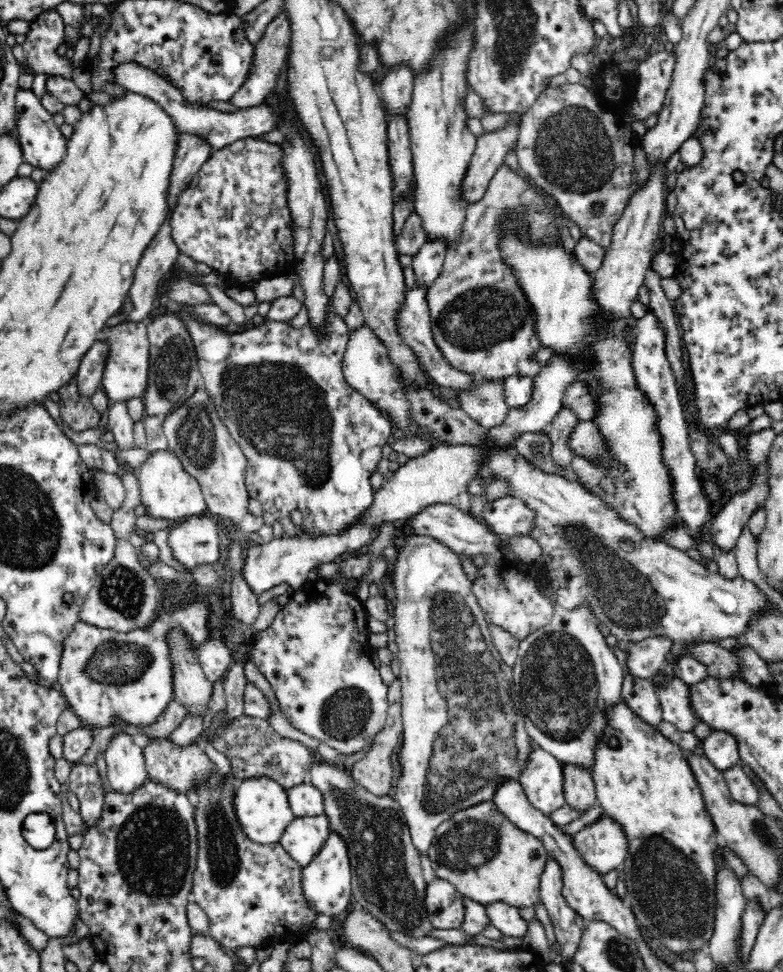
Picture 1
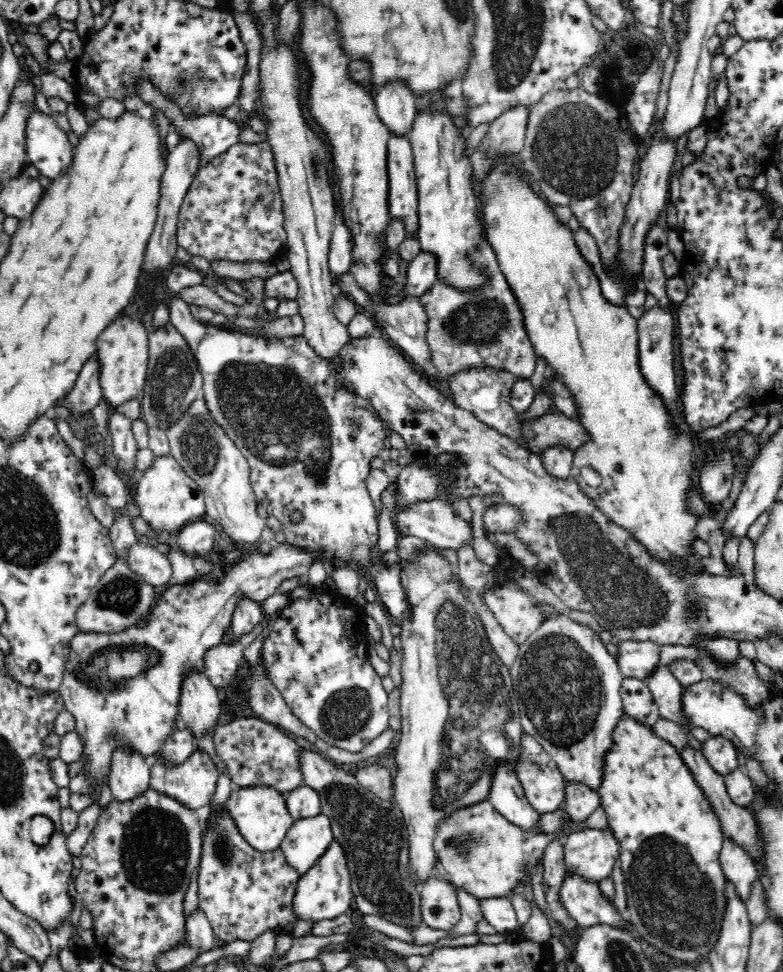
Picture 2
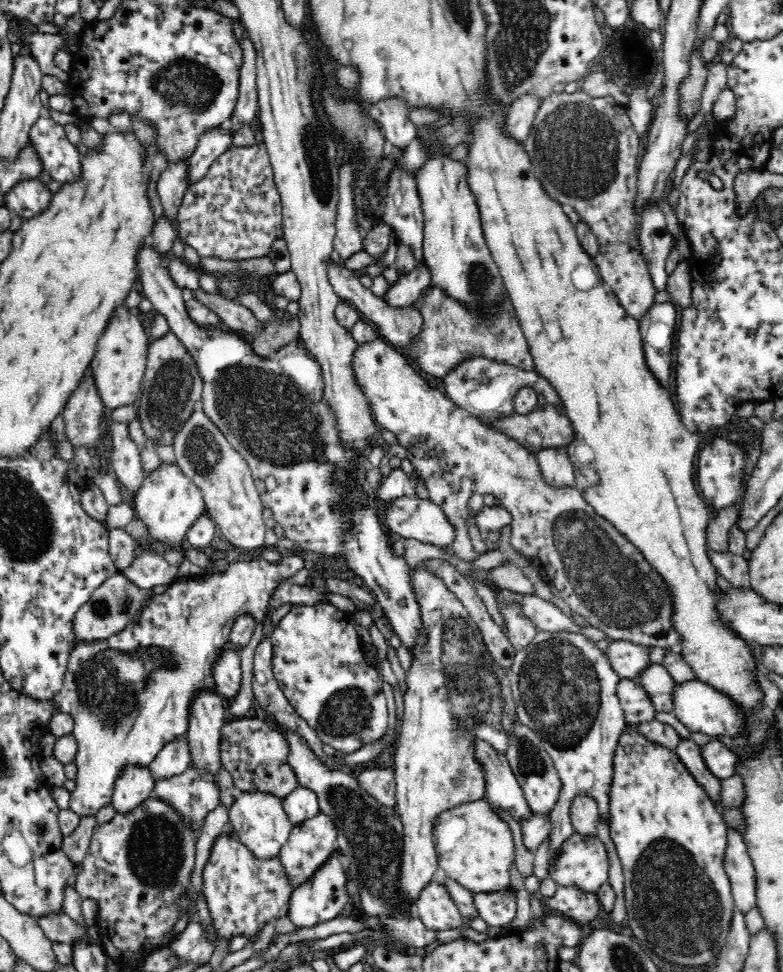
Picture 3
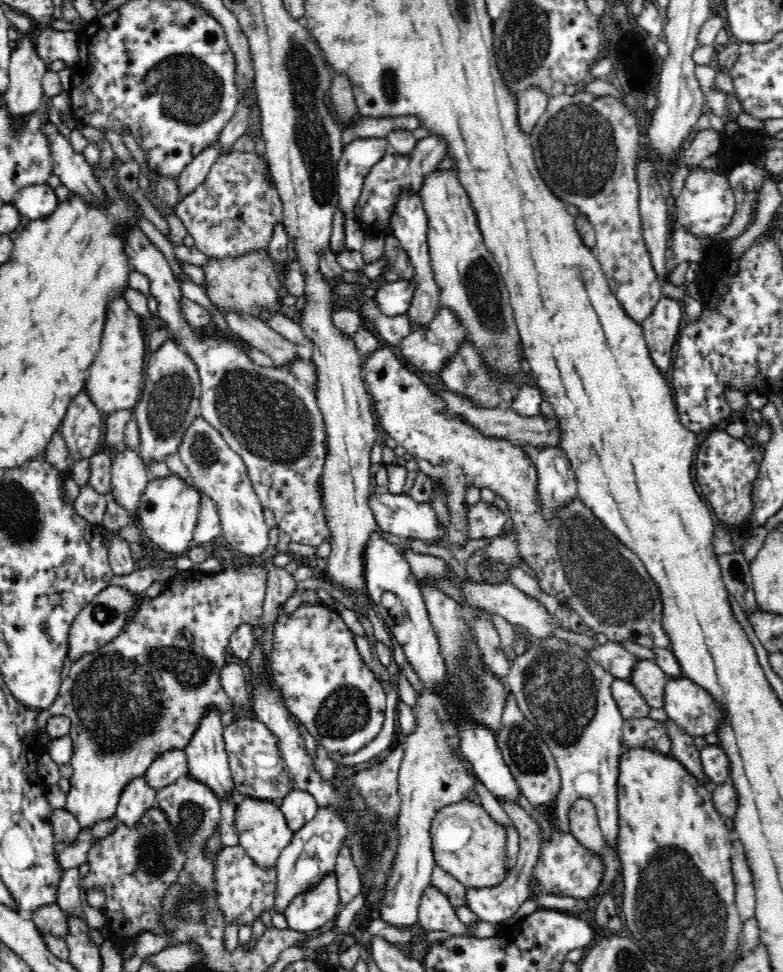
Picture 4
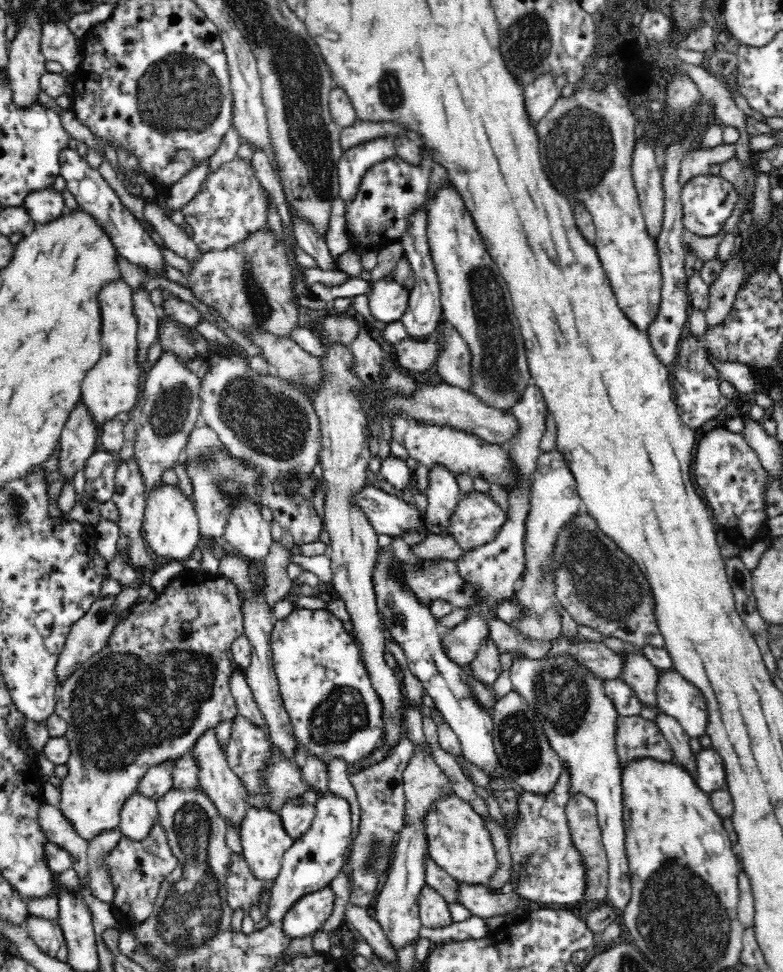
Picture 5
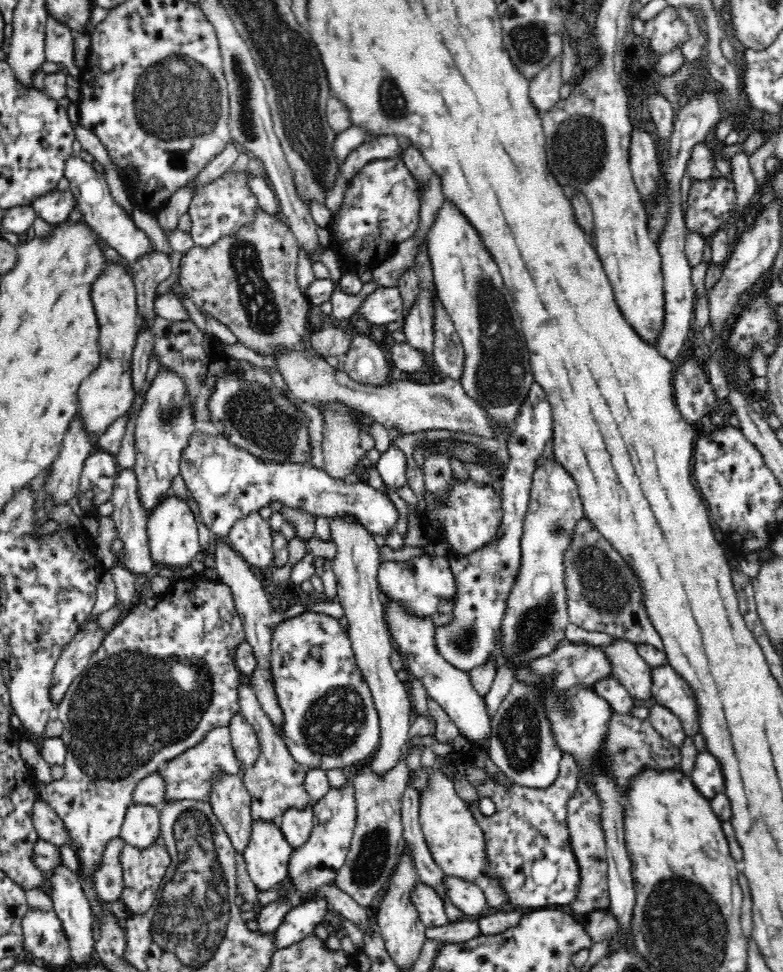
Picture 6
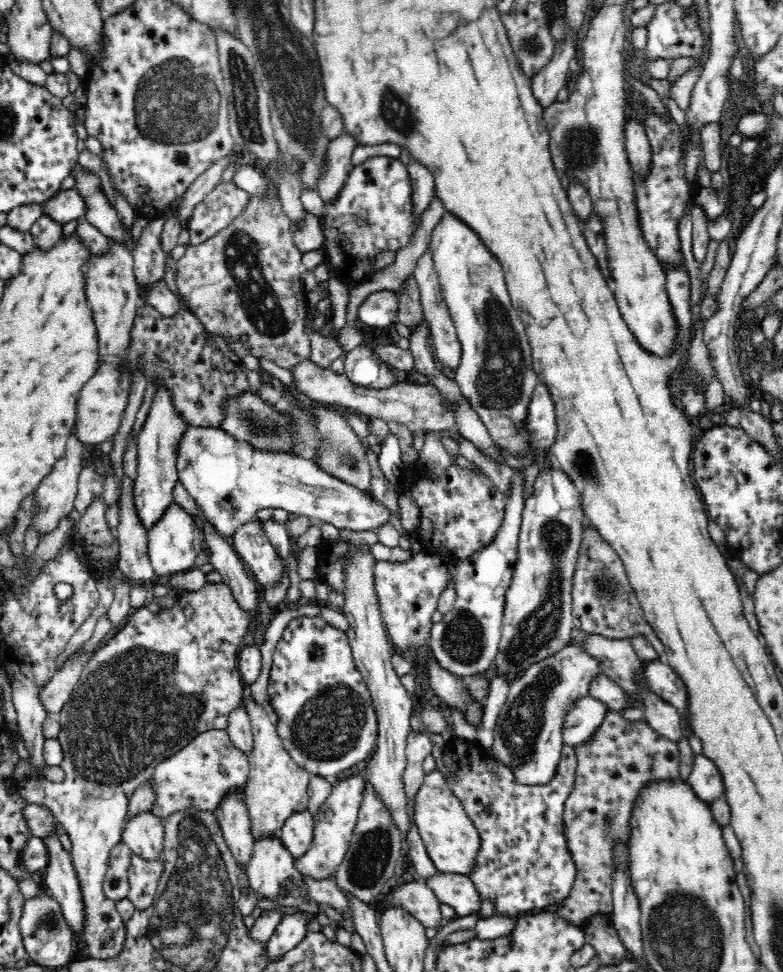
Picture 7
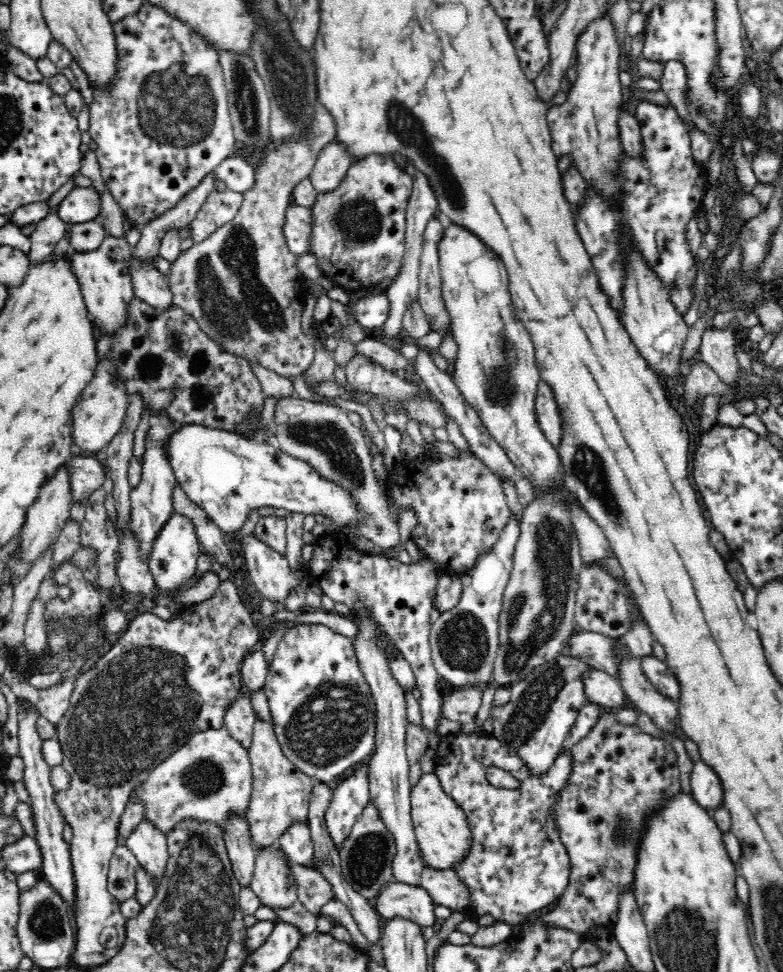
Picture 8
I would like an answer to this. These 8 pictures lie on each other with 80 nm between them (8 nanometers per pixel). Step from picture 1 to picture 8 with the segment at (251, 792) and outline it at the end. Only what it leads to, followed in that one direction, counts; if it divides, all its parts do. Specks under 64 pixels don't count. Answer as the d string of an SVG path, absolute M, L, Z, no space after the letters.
M277 844L261 846L255 851L254 869L249 886L269 908L289 908L298 900L298 890L290 885L291 861Z

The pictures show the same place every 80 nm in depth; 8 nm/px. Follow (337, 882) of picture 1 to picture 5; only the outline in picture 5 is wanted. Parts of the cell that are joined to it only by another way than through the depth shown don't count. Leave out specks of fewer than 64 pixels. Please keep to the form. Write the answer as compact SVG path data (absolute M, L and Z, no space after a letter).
M330 885L300 897L286 912L280 923L292 938L313 934L334 910L336 896Z

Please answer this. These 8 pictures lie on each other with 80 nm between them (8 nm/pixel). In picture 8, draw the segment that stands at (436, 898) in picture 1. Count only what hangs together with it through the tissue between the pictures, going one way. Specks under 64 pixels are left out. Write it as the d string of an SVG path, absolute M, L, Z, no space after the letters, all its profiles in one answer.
M388 882L376 896L374 908L383 919L400 915L405 919L420 923L420 926L433 926L438 920L436 901L421 884Z

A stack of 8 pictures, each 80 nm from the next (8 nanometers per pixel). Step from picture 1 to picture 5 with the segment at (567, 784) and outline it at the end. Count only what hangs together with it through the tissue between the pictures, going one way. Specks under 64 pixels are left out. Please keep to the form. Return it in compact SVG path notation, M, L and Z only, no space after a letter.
M576 794L574 798L570 798L565 806L565 815L567 816L567 824L570 829L572 840L576 847L582 852L586 865L590 873L588 874L588 890L584 899L578 903L580 905L598 904L604 902L607 898L607 884L609 879L609 858L604 847L601 828L597 820L597 808L594 801L587 796Z

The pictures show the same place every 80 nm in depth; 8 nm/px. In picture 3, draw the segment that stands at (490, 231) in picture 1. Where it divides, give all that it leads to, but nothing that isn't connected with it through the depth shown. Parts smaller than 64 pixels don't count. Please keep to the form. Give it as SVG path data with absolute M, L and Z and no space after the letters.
M433 284L414 305L424 317L424 326L422 334L414 338L411 351L403 352L414 365L432 377L444 379L456 366L472 358L488 358L524 372L537 371L536 361L507 291L499 301L480 304L480 309L475 309L470 303L452 297L448 290Z

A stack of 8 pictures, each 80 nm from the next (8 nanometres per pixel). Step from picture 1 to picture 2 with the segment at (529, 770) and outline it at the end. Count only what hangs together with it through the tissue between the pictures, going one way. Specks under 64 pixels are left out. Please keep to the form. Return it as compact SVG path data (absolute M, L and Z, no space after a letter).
M530 734L522 736L522 748L513 768L530 804L544 814L564 807L565 780L556 761Z

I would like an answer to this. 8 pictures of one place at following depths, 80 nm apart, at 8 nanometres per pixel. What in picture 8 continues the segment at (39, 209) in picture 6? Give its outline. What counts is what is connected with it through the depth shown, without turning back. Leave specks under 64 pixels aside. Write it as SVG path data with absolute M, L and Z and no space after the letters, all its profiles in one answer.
M74 187L57 205L58 218L69 226L94 220L100 213L100 198L92 188Z

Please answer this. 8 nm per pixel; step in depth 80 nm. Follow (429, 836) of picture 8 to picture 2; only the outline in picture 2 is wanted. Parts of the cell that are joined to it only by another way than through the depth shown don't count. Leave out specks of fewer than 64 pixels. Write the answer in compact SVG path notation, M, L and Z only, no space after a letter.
M486 799L456 810L446 819L444 830L452 837L433 840L433 851L436 854L434 868L446 881L476 897L478 901L504 896L512 899L512 896L518 894L518 886L525 894L528 884L532 884L536 868L545 860L546 848L556 836L563 845L571 832L586 828L600 830L608 825L607 814L599 806L584 822L571 821L562 830L554 833L532 833L512 824Z

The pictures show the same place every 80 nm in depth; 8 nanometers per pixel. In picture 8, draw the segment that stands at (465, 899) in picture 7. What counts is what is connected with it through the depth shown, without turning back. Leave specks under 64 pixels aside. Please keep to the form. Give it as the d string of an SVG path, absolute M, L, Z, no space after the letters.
M424 869L420 884L428 890L436 904L447 906L452 911L466 913L472 906L470 887L452 870Z

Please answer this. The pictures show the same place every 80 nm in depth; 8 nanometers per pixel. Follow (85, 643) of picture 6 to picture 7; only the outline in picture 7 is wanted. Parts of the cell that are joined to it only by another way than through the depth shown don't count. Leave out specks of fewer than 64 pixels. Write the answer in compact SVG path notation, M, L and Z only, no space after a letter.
M81 649L74 652L66 662L62 662L58 672L54 673L48 684L44 686L44 690L40 692L42 704L46 705L47 716L56 715L61 711L70 698L72 689L78 682L84 667L88 665L93 654L92 650Z

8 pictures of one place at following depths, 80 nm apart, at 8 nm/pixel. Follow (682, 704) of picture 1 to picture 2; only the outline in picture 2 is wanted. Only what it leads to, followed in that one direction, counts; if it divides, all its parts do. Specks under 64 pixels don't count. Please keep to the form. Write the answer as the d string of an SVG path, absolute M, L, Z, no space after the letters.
M661 665L645 680L658 704L661 719L670 720L682 728L690 728L690 720L682 705L685 686L682 686L672 671L667 666Z

